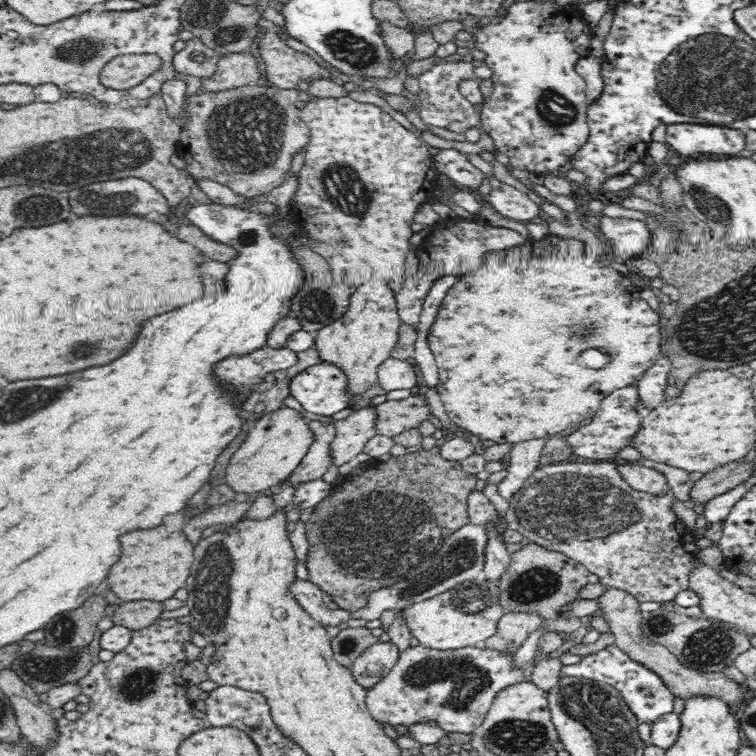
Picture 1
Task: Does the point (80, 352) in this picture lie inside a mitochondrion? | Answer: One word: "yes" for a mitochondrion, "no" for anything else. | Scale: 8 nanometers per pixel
yes

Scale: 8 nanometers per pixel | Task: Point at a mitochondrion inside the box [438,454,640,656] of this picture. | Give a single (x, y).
(538, 583)

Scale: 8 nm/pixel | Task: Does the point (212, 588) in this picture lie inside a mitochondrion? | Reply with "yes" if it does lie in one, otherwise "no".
yes

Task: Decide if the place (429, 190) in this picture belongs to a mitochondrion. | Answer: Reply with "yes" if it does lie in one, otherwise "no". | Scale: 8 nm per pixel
no

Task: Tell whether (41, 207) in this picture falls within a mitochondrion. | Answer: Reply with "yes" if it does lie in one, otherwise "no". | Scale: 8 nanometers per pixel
yes

